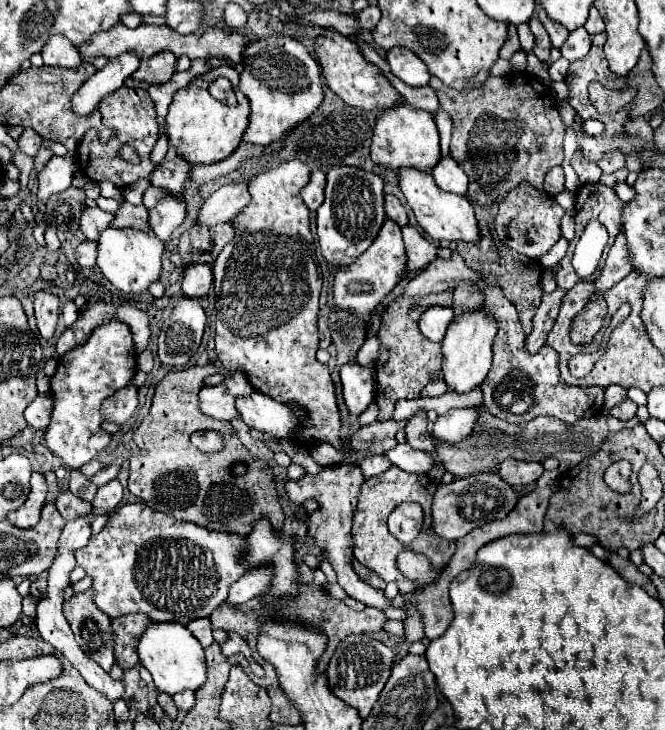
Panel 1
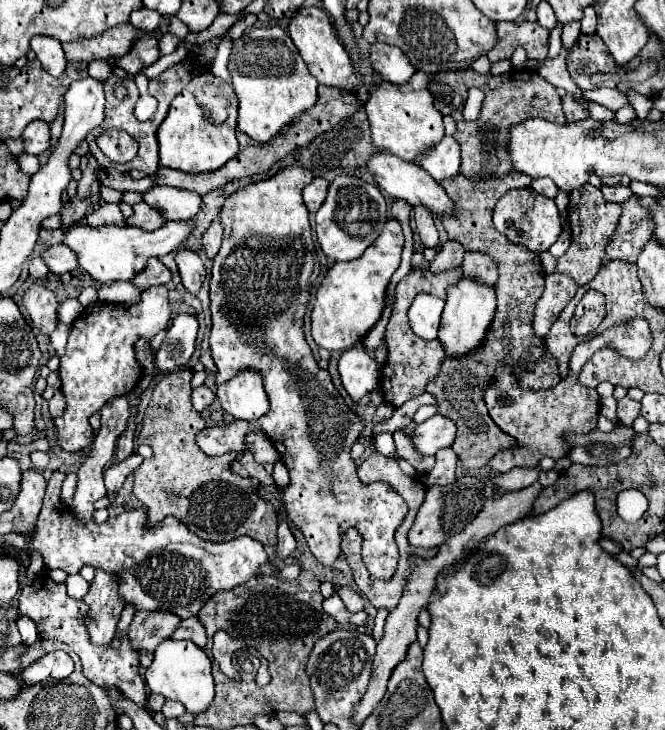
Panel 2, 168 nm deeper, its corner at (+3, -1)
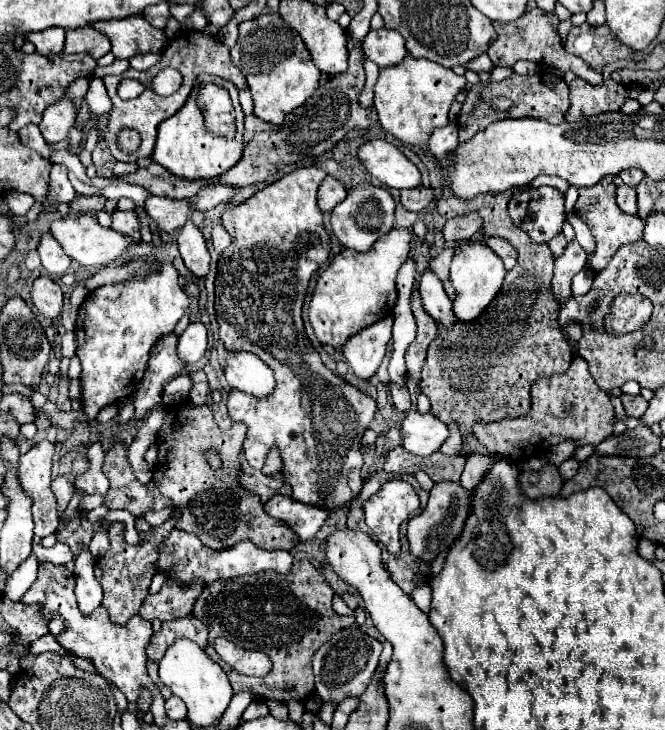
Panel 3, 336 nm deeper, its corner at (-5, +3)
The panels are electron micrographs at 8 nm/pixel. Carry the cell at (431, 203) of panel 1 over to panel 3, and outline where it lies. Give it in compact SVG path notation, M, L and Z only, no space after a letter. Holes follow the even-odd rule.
M370 140L358 150L358 160L388 188L408 190L422 186L422 174L404 152L388 140Z

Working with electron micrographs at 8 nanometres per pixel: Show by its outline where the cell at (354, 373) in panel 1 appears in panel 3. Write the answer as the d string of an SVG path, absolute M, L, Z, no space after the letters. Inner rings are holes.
M386 316L384 320L358 332L344 344L344 360L350 364L356 378L370 380L376 374L378 366L382 364L386 344L392 338L392 324L392 316Z

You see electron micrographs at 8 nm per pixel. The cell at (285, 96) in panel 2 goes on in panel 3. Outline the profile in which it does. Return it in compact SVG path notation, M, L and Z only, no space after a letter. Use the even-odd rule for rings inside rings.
M262 14L254 20L240 22L240 36L230 50L232 62L244 72L254 100L254 116L274 126L284 122L284 116L300 108L314 92L320 80L320 70L312 64L300 34L290 28L280 14Z

